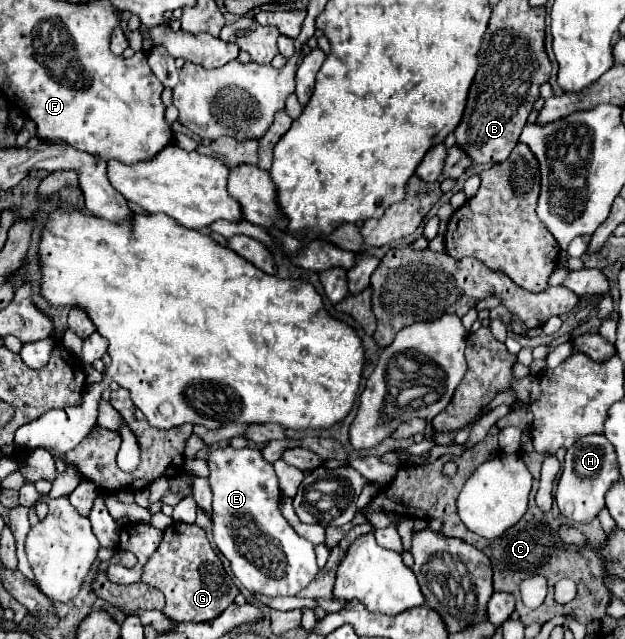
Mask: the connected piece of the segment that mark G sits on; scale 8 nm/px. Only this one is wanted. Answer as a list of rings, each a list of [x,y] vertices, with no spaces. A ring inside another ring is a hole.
[[[174,522],[164,530],[164,540],[146,564],[142,580],[164,594],[164,614],[174,622],[210,622],[218,618],[238,595],[234,578],[224,572],[206,532],[196,524],[182,526]]]

